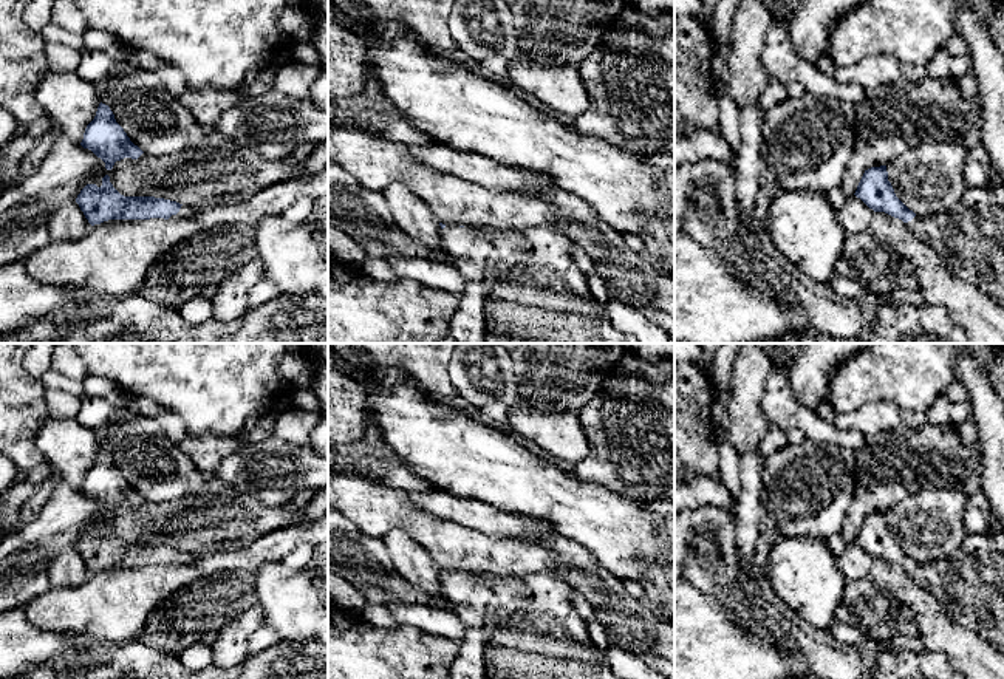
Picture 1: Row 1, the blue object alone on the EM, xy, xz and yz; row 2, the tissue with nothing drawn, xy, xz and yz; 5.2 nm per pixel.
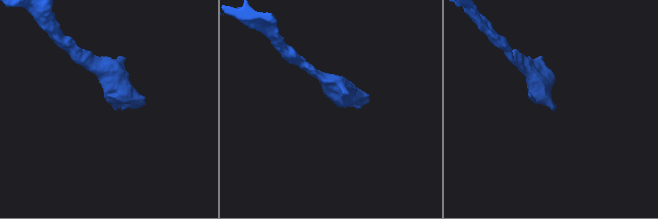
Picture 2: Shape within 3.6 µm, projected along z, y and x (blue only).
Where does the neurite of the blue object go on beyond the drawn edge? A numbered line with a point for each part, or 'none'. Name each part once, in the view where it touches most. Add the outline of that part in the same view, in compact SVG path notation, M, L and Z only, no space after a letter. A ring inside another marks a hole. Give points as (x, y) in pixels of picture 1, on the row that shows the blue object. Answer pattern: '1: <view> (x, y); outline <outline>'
1: xy (184, 212); outline M181 206L179 212L176 215L172 215L170 220L189 220L196 215L195 209Z

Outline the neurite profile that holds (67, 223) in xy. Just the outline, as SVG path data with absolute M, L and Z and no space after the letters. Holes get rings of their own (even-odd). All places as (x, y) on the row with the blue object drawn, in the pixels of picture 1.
M67 201L57 207L48 220L51 241L71 241L85 237L91 224L76 201Z

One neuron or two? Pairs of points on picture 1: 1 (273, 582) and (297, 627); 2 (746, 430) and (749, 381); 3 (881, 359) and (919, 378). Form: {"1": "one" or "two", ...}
{"1": "one", "2": "one", "3": "one"}

